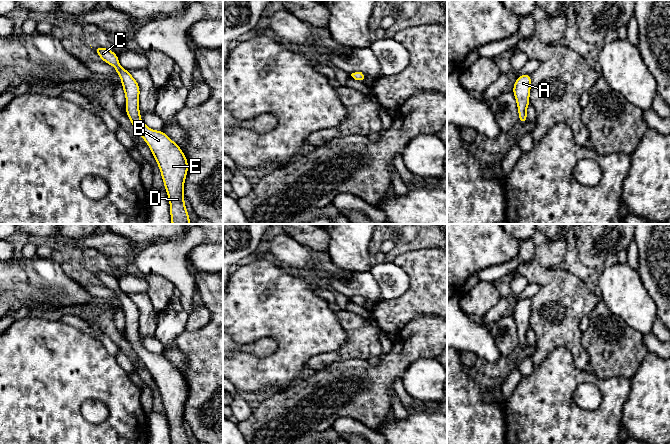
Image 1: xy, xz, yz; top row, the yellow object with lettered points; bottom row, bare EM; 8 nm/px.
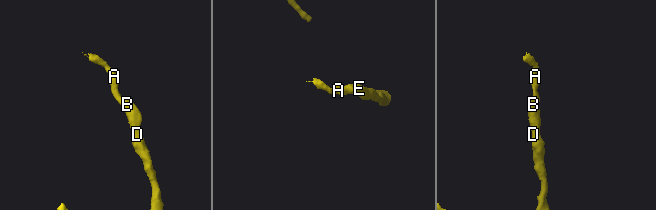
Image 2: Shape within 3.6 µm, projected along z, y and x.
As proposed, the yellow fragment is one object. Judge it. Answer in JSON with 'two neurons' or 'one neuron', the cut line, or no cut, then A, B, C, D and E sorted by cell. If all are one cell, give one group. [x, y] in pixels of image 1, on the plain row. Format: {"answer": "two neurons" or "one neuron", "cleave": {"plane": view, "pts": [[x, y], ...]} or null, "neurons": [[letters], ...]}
{"answer": "one neuron", "cleave": null, "neurons": [["A", "B", "C", "D", "E"]]}

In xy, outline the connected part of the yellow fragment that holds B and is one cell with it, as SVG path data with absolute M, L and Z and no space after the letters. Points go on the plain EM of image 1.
M100 270L95 271L94 275L101 284L115 291L116 297L122 304L121 309L126 320L125 334L135 354L151 373L160 392L170 426L171 444L190 444L183 418L184 405L188 396L186 380L163 355L152 354L142 346L139 335L140 313L138 306L129 295L120 290L118 279Z

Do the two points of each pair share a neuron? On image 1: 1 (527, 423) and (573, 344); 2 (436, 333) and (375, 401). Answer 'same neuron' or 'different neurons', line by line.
1: different neurons
2: same neuron

